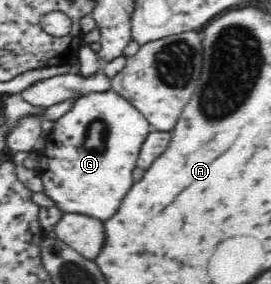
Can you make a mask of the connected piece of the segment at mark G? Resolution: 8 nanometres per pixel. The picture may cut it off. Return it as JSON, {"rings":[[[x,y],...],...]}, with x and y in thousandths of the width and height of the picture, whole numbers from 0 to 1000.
{"rings":[[[417,317],[328,324],[199,430],[181,500],[144,535],[159,574],[122,606],[151,623],[166,687],[240,750],[402,775],[491,655],[513,528],[561,461],[550,426]]]}

